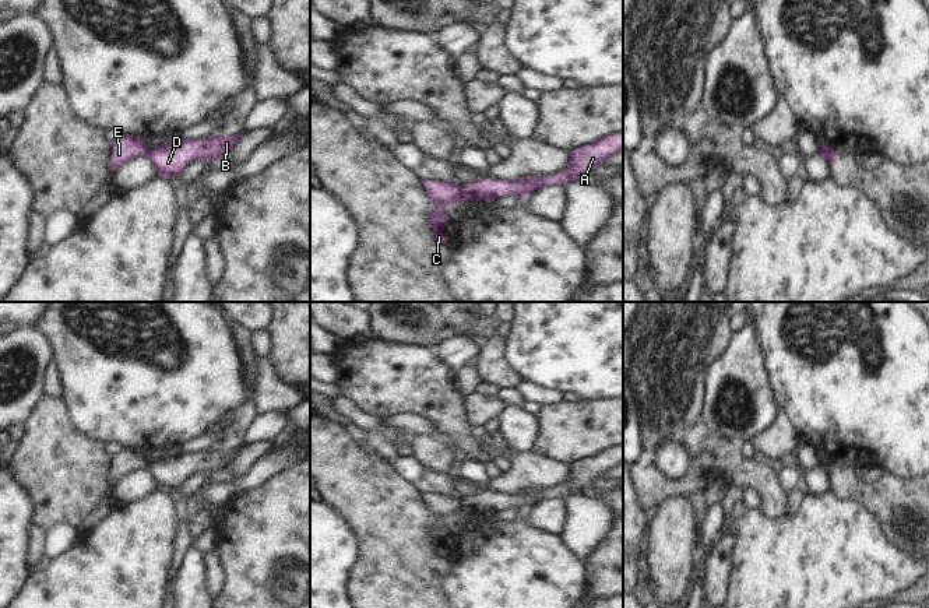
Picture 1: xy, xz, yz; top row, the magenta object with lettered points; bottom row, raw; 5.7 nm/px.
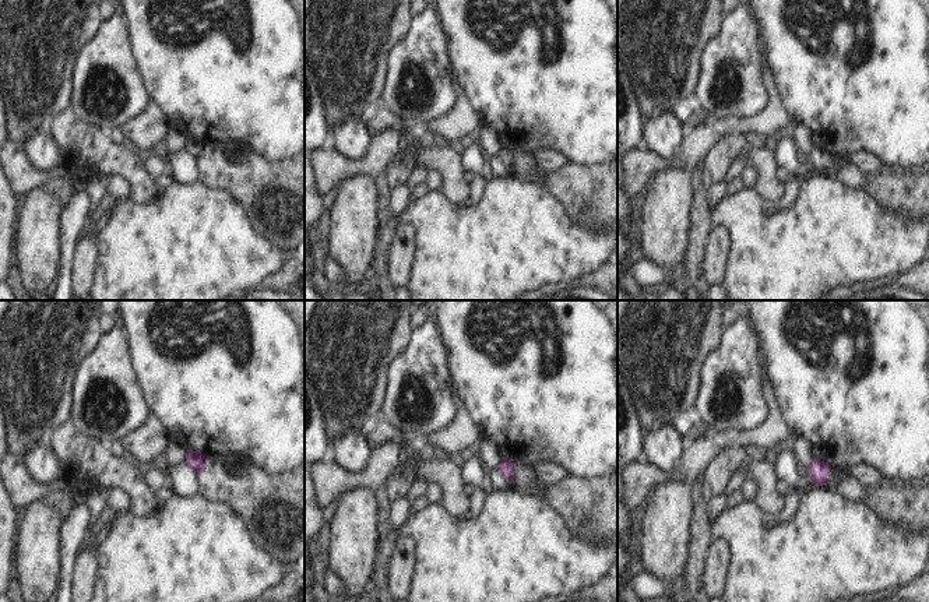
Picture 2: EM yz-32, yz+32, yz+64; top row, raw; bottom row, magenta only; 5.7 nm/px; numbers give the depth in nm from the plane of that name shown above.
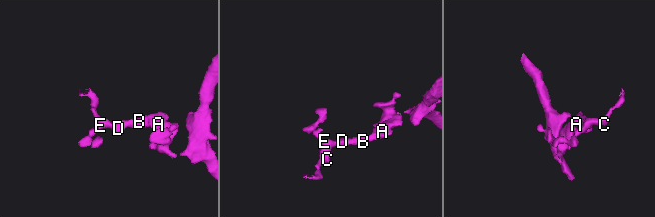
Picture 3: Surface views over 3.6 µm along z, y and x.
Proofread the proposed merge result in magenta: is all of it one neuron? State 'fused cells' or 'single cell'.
fused cells

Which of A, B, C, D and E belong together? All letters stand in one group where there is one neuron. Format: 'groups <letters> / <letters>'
groups A B D / C E

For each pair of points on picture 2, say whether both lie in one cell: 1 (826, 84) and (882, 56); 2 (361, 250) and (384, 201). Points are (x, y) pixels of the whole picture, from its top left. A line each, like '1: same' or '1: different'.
1: same
2: different

